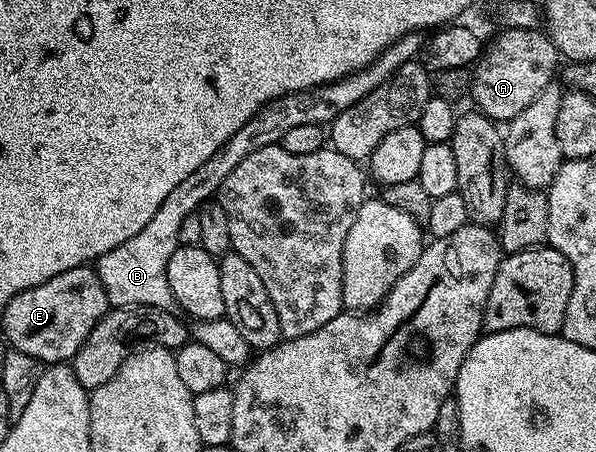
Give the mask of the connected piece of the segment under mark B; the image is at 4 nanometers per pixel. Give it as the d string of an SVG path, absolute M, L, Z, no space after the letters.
M421 33L405 34L400 36L388 47L372 64L357 70L355 74L350 74L346 78L341 78L335 82L329 82L323 86L313 86L311 90L301 90L295 94L286 94L283 98L278 98L271 102L266 109L261 110L232 140L224 143L210 159L207 160L184 184L180 184L164 200L152 218L136 234L132 240L124 240L120 248L114 248L112 252L106 252L96 260L96 269L100 280L104 284L106 294L110 298L111 307L114 308L147 308L154 306L155 311L170 310L174 306L172 288L168 288L168 260L172 260L172 252L176 252L178 245L178 233L184 225L184 220L188 220L190 214L197 214L198 210L211 201L217 195L219 188L228 180L228 175L244 156L252 156L260 148L279 145L284 136L284 132L296 128L299 124L316 124L325 127L333 122L340 112L348 112L352 104L364 100L368 92L376 92L384 80L388 80L404 64L415 61L422 53L422 43L424 41Z

